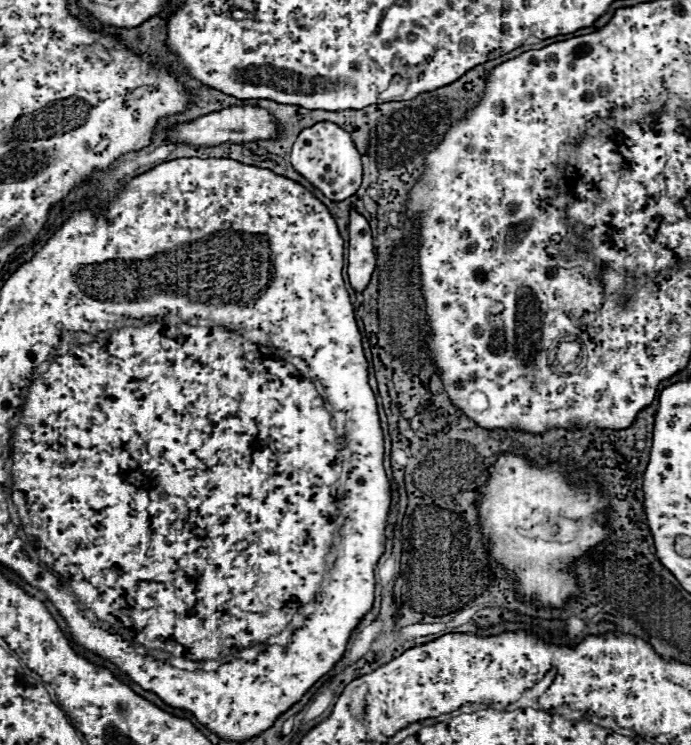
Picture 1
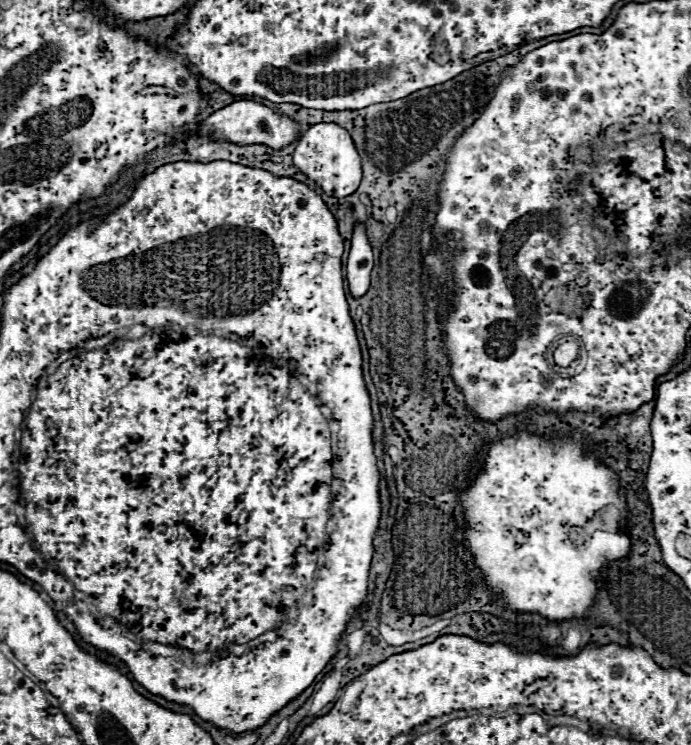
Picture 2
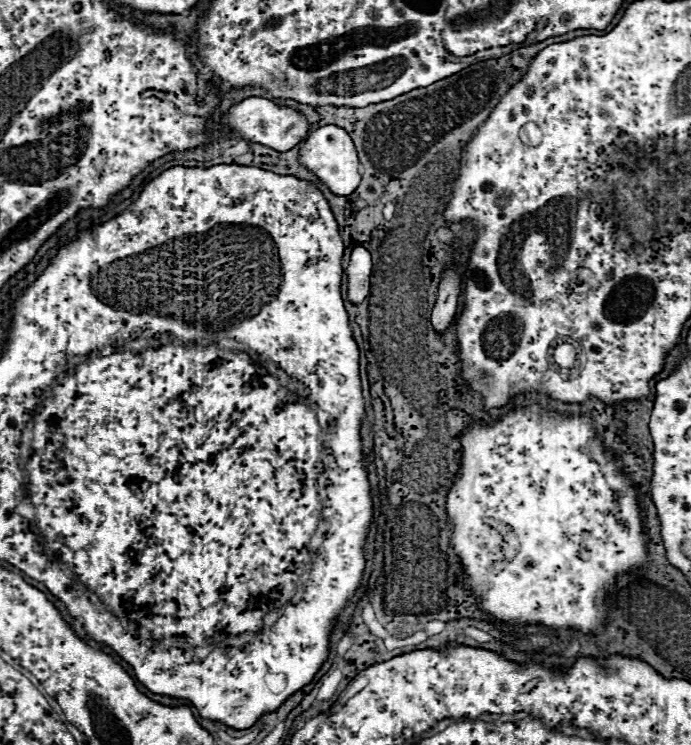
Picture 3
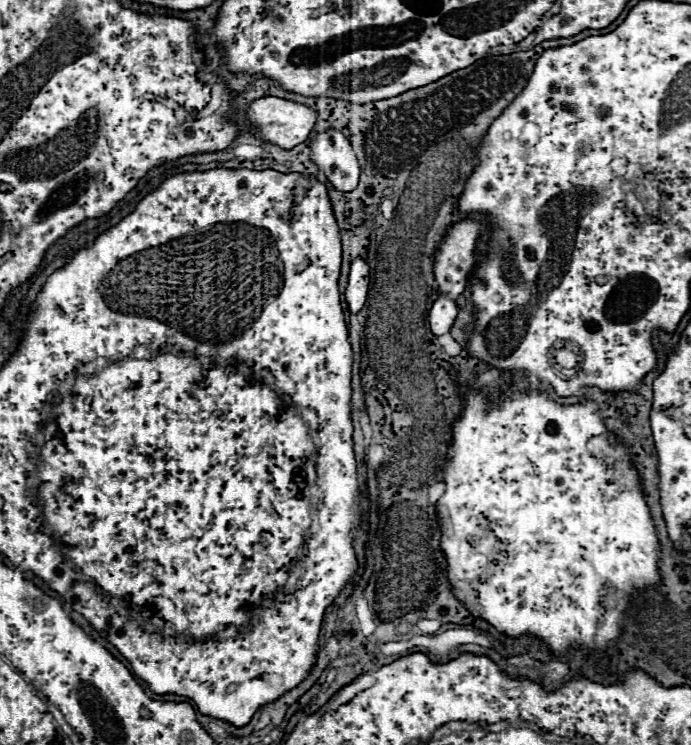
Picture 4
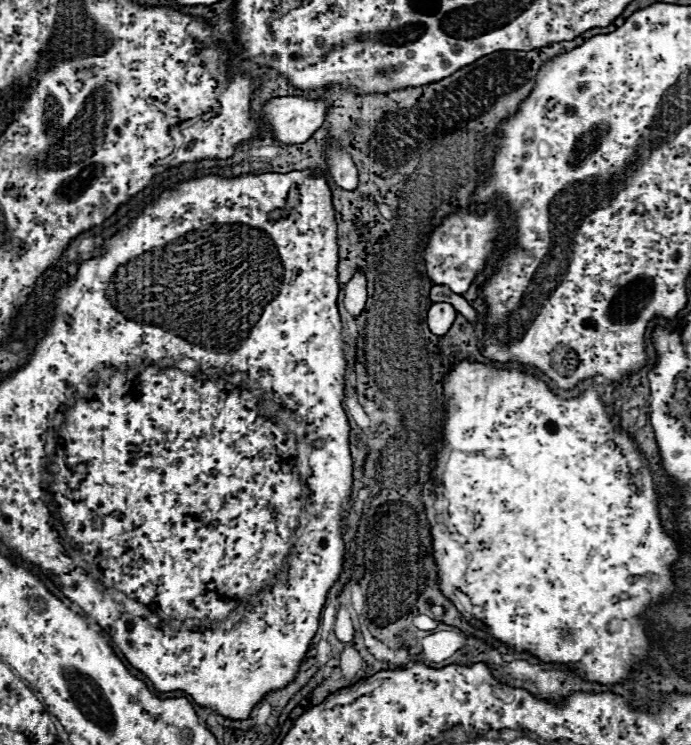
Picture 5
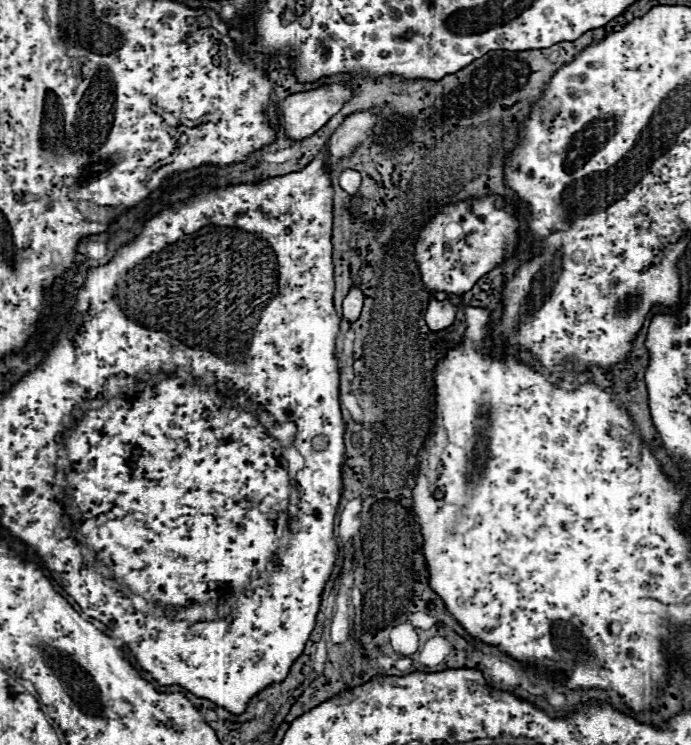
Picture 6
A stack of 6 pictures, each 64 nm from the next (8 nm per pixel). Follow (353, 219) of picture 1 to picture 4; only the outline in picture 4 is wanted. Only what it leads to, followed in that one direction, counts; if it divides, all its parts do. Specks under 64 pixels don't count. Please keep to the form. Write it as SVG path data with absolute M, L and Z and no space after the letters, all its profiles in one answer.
M357 257L350 270L350 280L344 292L346 304L352 314L362 310L369 290L369 265L362 257Z

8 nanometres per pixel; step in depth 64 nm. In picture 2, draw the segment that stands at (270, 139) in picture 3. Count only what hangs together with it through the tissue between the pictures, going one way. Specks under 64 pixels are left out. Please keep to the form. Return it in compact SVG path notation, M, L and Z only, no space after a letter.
M238 100L238 102L228 104L222 110L214 112L212 116L208 116L198 126L198 130L194 134L198 134L198 136L224 138L224 140L230 140L234 144L266 144L266 146L270 146L274 150L282 150L288 144L296 142L298 136L302 134L302 130L298 126L298 122L294 122L292 118L288 118L284 114L274 112L272 108L268 108L268 106L260 104L260 102L254 102L254 100Z

